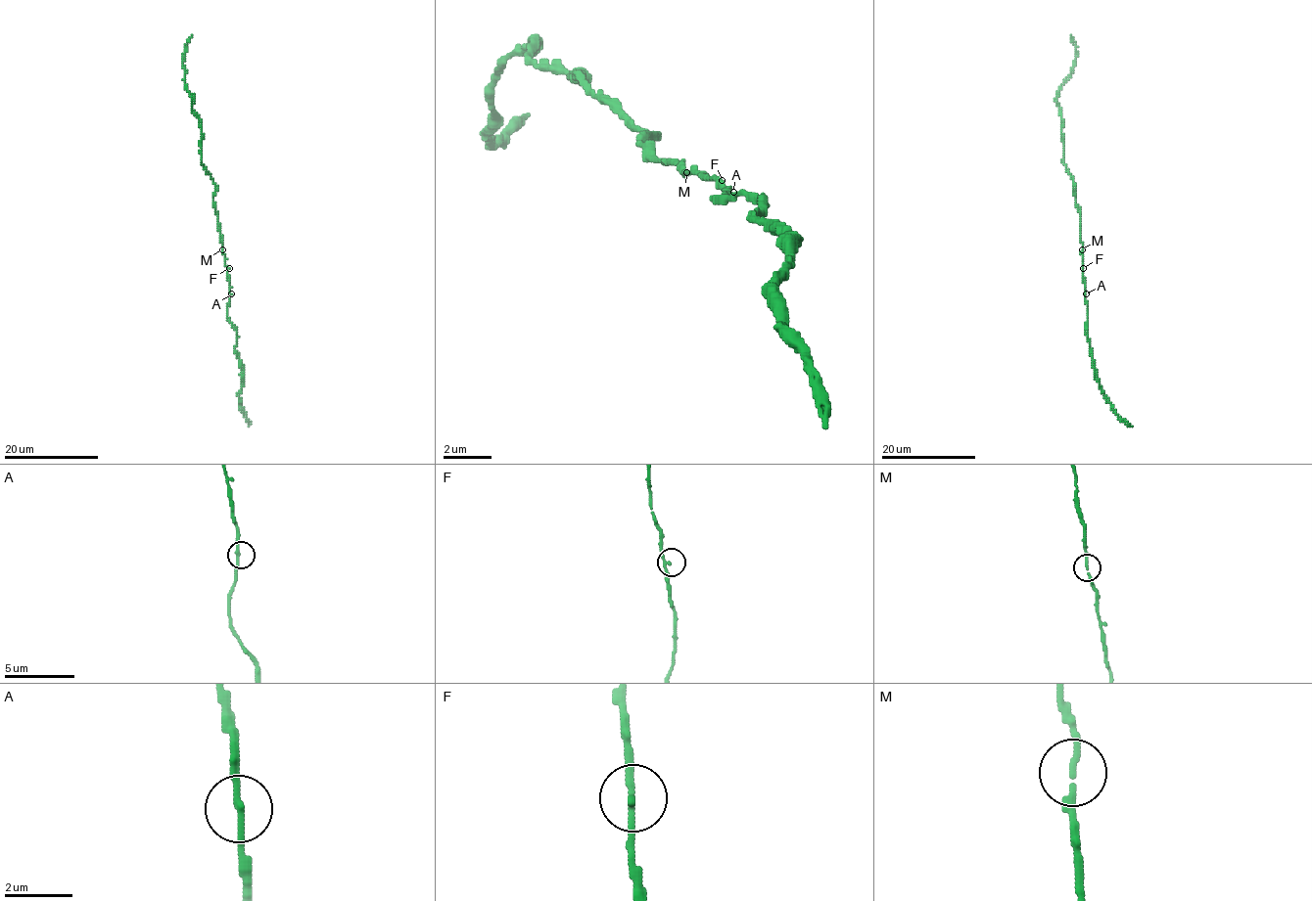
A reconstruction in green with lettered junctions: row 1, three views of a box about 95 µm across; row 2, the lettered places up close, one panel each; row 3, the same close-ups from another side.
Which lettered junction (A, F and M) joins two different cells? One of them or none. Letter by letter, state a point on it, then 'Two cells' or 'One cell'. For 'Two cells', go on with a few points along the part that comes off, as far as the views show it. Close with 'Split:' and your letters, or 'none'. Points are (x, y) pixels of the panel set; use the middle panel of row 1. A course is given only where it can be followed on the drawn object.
A: Place: (733, 192). One cell
F: Place: (722, 180). One cell
M: Place: (686, 172). One cell
Split: none

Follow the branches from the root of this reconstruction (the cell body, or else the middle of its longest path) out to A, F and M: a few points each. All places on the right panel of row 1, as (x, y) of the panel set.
A: (1080, 229), (1086, 293)
F: (1080, 229), (1083, 268)
M: (1080, 229), (1082, 248)

